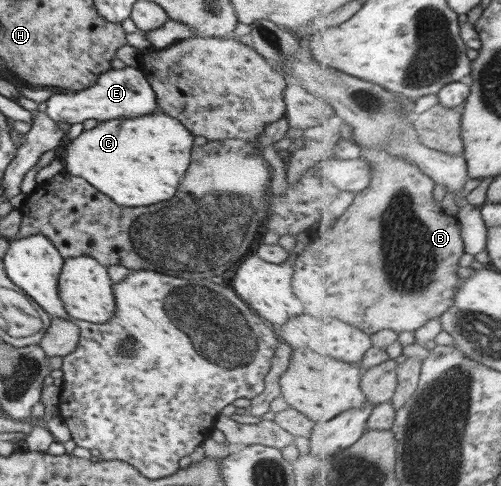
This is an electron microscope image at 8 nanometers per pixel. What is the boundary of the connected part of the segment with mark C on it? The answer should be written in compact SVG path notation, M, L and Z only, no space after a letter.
M158 110L129 119L97 122L93 128L83 130L73 140L69 140L62 158L65 161L65 171L84 179L113 203L125 207L148 206L175 195L179 179L183 177L183 171L190 162L192 137L192 133L178 119Z

